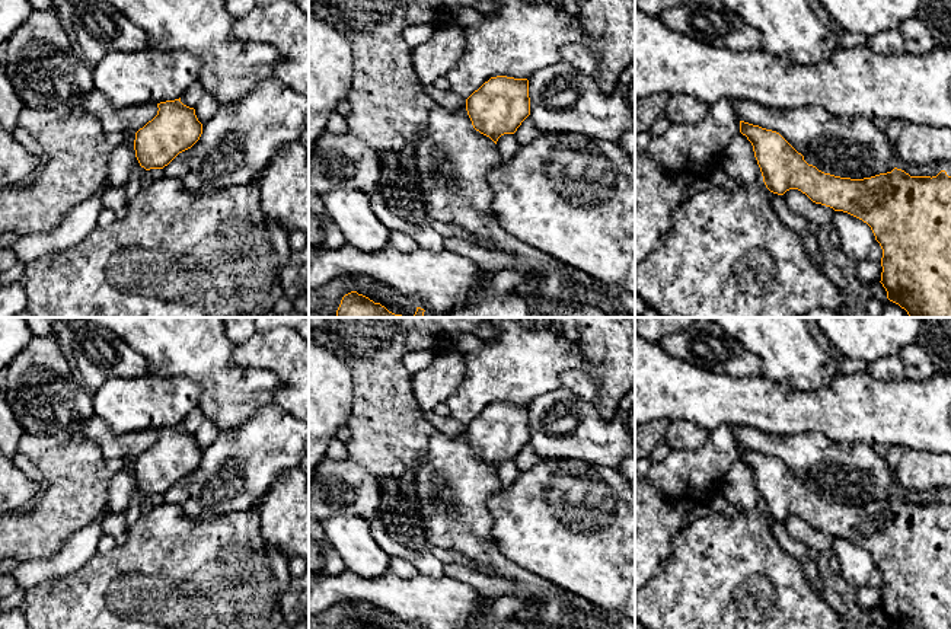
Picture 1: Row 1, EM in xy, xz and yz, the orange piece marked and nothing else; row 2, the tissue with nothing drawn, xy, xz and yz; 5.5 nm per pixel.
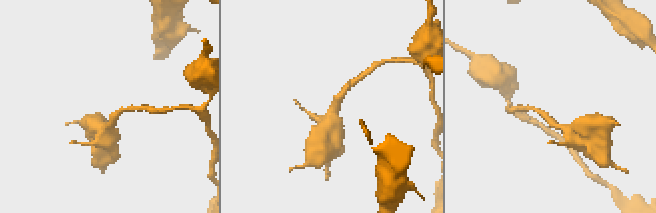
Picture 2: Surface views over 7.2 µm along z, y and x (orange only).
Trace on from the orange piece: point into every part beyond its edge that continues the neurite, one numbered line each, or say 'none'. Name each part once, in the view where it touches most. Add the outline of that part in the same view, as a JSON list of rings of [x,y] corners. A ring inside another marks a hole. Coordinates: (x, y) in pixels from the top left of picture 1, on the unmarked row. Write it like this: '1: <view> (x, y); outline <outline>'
none

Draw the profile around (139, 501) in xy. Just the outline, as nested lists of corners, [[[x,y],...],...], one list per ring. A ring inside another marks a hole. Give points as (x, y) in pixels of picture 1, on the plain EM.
[[[135,485],[127,508],[127,529],[130,529],[140,518],[141,513],[149,505],[157,505],[162,504],[163,501],[165,499],[162,495],[146,497],[144,494],[140,492],[138,486]]]

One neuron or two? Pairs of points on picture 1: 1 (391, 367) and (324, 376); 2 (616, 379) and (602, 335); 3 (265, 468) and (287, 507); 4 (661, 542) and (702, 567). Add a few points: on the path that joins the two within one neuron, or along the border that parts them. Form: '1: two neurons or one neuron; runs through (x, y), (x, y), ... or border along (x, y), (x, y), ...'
1: two neurons; border along (326, 348), (350, 373), (350, 408)
2: one neuron; runs through (616, 369), (616, 350), (612, 345)
3: two neurons; border along (293, 468), (281, 471), (261, 497)
4: two neurons; border along (685, 526), (675, 535), (672, 556), (654, 577)

